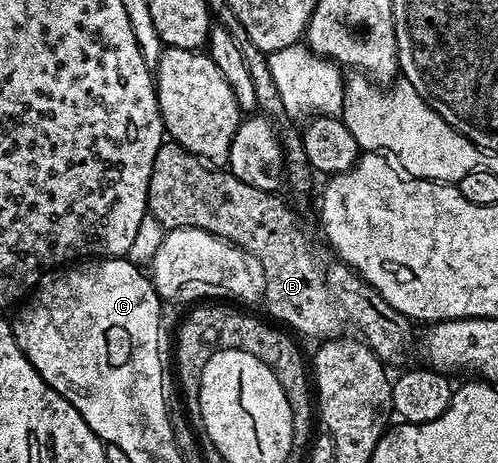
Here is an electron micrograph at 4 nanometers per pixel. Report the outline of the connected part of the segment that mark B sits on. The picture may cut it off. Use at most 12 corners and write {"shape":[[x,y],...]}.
{"shape":[[162,140],[147,213],[256,259],[294,334],[404,366],[414,322],[313,250],[281,195]]}

